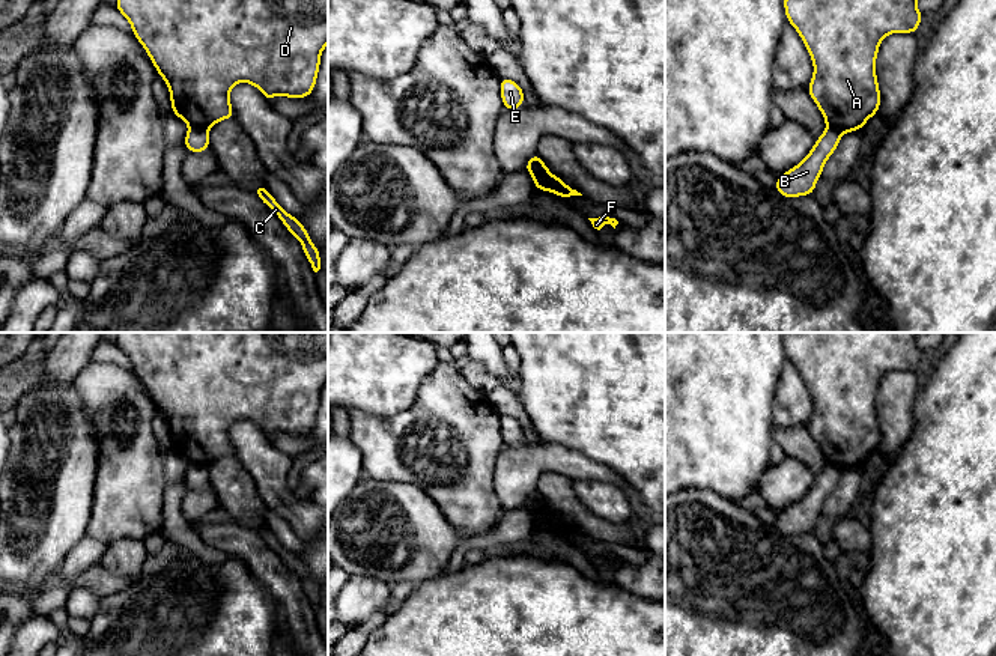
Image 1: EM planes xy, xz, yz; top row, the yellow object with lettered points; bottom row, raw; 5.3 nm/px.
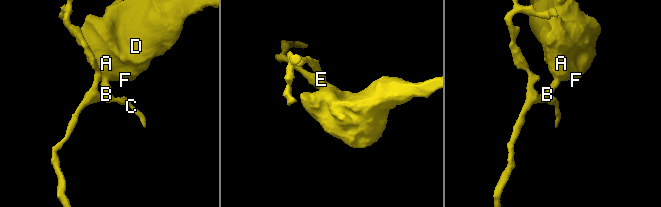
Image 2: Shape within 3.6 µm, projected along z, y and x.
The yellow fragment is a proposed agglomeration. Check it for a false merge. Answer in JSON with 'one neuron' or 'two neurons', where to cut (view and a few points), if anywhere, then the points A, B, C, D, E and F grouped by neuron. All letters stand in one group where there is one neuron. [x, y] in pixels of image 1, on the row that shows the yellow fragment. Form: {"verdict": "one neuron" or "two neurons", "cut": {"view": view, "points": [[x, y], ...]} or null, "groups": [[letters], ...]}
{"verdict": "two neurons", "cut": {"view": "xy", "points": [[190, 125], [206, 131]]}, "groups": [["A", "D", "F"], ["B", "C", "E"]]}

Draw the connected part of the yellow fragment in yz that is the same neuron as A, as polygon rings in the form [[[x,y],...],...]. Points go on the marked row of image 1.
[[[784,0],[787,21],[796,29],[808,50],[814,74],[808,93],[824,117],[826,126],[847,134],[861,131],[879,113],[882,102],[876,74],[880,42],[891,33],[912,33],[925,18],[916,8],[918,0]]]

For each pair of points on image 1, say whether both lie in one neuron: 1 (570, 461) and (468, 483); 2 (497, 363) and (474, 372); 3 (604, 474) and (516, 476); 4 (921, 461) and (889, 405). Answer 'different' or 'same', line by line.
1: different
2: different
3: same
4: different

